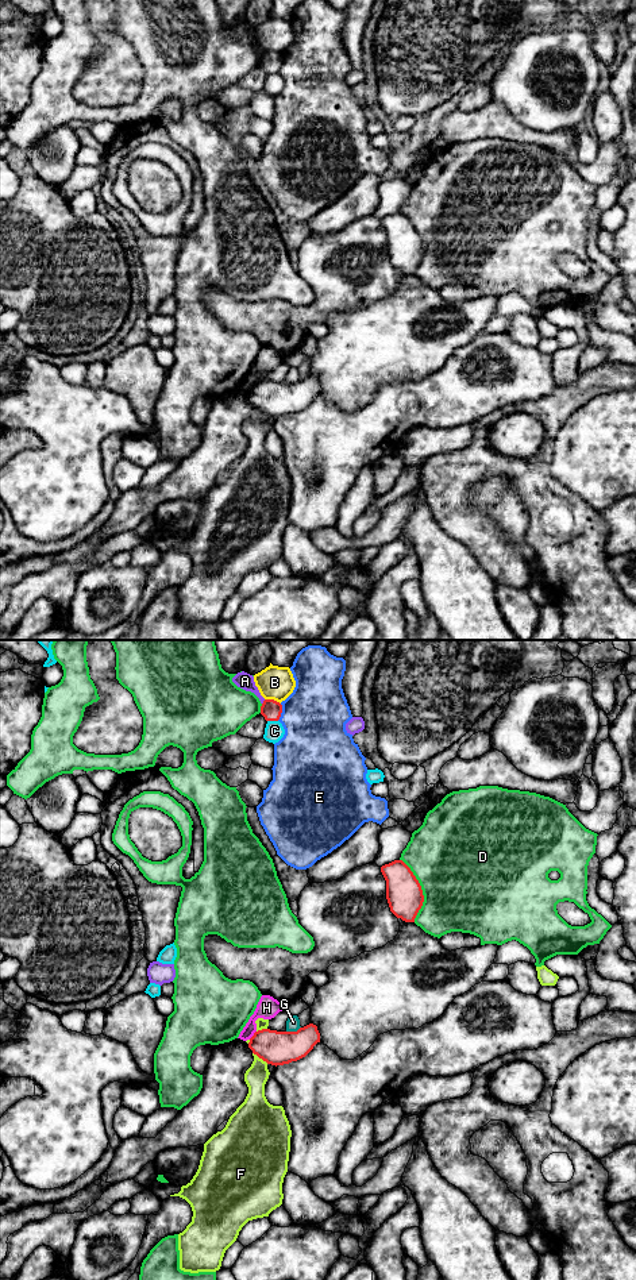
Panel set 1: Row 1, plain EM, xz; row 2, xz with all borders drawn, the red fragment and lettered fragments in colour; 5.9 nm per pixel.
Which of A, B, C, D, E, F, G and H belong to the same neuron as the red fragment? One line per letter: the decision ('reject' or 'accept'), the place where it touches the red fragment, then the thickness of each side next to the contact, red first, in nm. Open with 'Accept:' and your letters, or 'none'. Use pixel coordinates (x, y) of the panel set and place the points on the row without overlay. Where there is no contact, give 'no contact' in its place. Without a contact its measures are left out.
Accept: none
A: reject | xz (263, 54) | 120/100 nm
B: reject | xz (273, 51) | 120/200 nm
C: reject | xz (273, 72) | 120/120 nm
D: reject | xz (421, 242) | 220/500 nm
E: reject | xz (281, 64) | 120/380 nm
F: reject | xz (261, 409) | 200/140 nm
G: reject | xz (293, 384) | 200/80 nm
H: reject | xz (254, 386) | 200/140 nm

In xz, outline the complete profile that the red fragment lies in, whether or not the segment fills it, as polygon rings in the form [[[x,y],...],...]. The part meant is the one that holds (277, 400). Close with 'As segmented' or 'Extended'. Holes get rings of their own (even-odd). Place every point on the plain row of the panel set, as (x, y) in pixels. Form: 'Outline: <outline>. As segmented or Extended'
Outline: [[[309,375],[297,383],[258,382],[250,390],[248,400],[263,413],[277,419],[305,409],[317,394],[317,378]]]. As segmented

